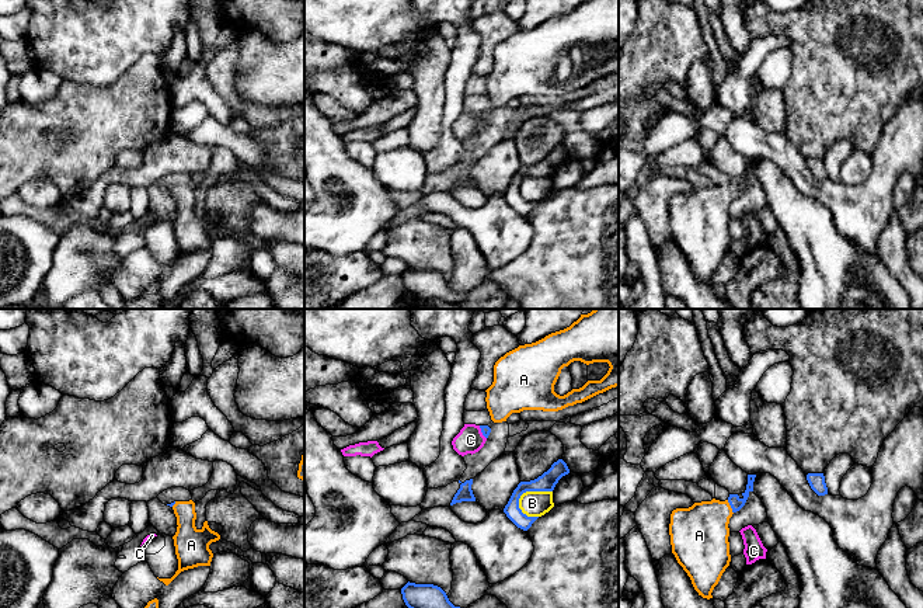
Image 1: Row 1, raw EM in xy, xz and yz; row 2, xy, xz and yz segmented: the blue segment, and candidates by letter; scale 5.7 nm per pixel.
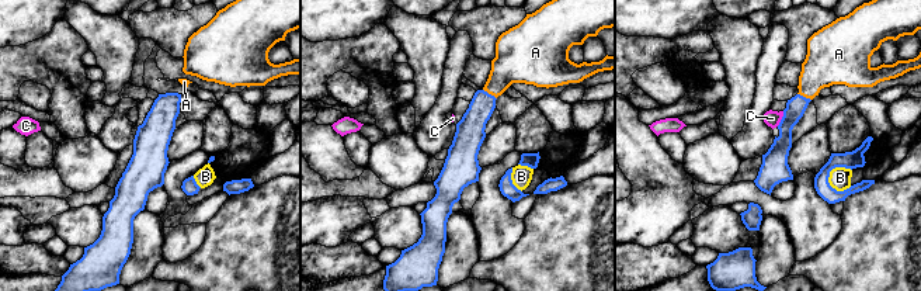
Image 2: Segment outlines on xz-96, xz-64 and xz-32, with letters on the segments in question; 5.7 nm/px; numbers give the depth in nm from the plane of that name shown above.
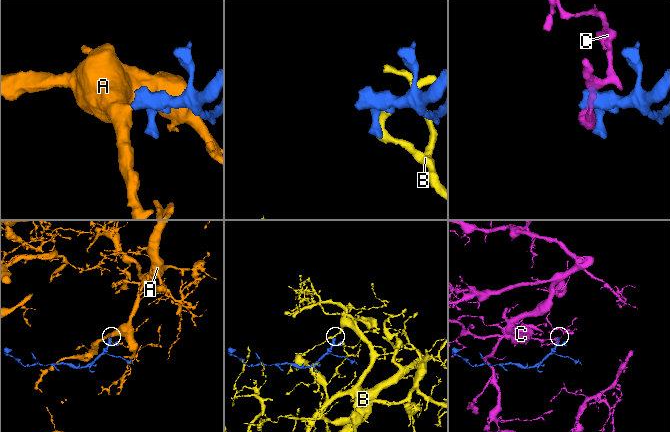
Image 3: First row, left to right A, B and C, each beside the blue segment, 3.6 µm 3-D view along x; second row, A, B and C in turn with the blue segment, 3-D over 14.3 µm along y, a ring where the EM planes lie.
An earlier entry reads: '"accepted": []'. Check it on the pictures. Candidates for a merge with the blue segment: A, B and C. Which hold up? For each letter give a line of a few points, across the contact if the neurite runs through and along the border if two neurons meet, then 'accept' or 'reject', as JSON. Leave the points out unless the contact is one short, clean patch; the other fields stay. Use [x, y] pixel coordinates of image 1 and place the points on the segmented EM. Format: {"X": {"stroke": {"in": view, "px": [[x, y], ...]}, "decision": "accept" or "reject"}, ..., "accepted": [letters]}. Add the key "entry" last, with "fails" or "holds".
{"A": {"stroke": {"in": "yz", "px": [[734, 500], [731, 507], [699, 535]]}, "decision": "accept"}, "B": {"decision": "reject"}, "C": {"stroke": {"in": "xz", "px": [[479, 426], [486, 438]]}, "decision": "reject"}, "accepted": ["A"], "entry": "fails"}

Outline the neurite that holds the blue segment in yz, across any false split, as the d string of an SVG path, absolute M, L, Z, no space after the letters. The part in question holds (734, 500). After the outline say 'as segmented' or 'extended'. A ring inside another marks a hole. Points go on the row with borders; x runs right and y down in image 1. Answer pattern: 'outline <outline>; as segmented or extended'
outline M748 475L742 498L729 494L725 501L694 503L689 508L676 508L671 514L669 535L672 553L703 598L711 593L729 566L729 518L739 511L753 491L756 475Z; extended

